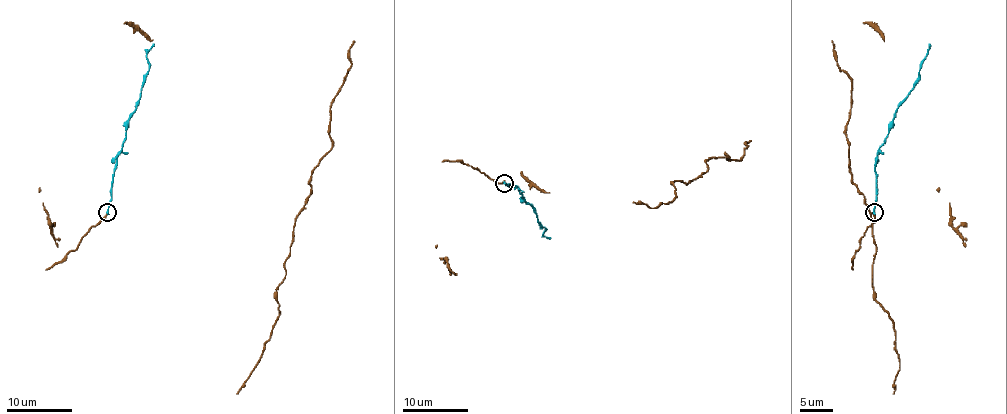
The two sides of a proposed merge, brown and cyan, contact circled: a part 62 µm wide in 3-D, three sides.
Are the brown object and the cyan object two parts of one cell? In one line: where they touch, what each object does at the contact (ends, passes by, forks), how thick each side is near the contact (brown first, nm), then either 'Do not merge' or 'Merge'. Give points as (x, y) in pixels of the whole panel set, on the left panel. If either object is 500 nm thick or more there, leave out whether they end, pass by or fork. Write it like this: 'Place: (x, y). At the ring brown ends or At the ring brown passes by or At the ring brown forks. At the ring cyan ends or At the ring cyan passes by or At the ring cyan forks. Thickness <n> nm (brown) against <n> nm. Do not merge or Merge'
Place: (107, 212). At the ring brown ends. At the ring cyan ends. Thickness 200 nm (brown) against 200 nm. Merge

